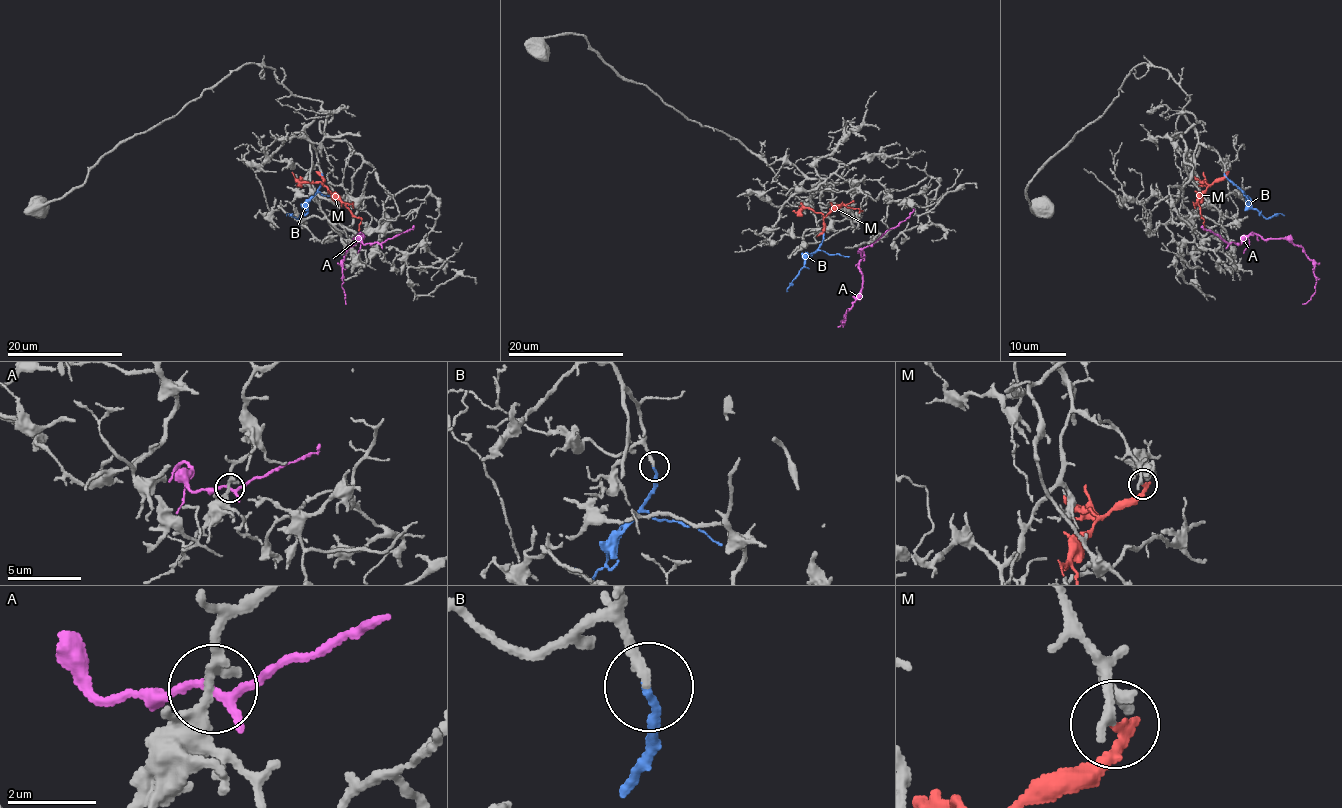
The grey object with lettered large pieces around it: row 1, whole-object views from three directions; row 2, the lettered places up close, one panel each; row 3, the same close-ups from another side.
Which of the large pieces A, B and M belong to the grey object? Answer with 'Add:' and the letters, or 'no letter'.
Add: B

